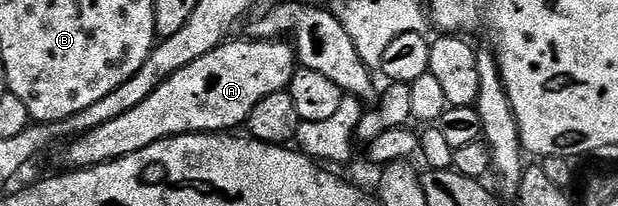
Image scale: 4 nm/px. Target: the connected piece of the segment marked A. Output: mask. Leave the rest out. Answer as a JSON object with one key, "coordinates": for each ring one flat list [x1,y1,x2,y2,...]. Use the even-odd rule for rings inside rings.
{"coordinates":[[226,40,222,42,219,48,215,48,211,52,207,52,207,56,199,56,199,60,195,60,191,64,187,64,187,68,179,68,179,72,175,72,175,76,171,76,163,84,159,84,159,88,155,88,155,92,151,92,151,96,147,96,147,100,143,100,143,104,139,104,139,108,131,108,131,112,123,112,123,116,119,116,115,120,111,120,107,124,99,124,99,128,95,128,86,134,80,134,79,137,72,139,68,143,69,151,66,152,65,158,73,168,88,168,90,166,98,166,104,162,113,162,117,158,123,156,131,156,131,152,139,152,143,148,147,148,151,144,155,144,164,138,173,138,177,134,208,134,210,132,233,132,238,128,244,127,249,121,251,112,255,108,255,104,259,104,259,100,263,100,272,94,280,94,288,91,291,80,293,79,293,71,298,69,299,63,294,47,285,40,244,40,245,42,233,42,234,40]]}

